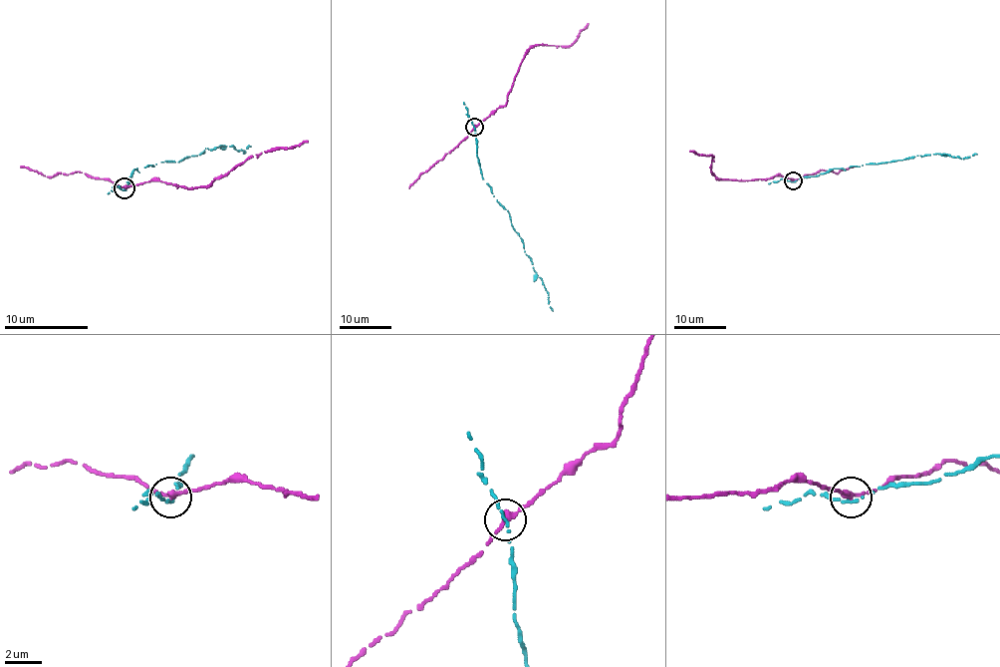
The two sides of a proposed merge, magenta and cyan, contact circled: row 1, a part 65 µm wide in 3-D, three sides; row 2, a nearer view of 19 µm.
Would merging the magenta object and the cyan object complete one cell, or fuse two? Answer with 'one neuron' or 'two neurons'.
two neurons

